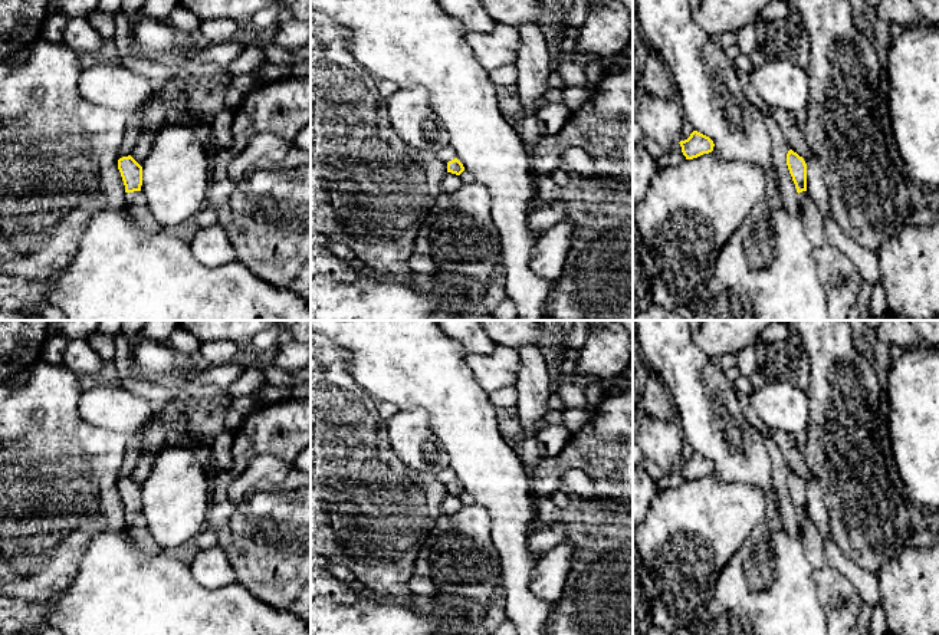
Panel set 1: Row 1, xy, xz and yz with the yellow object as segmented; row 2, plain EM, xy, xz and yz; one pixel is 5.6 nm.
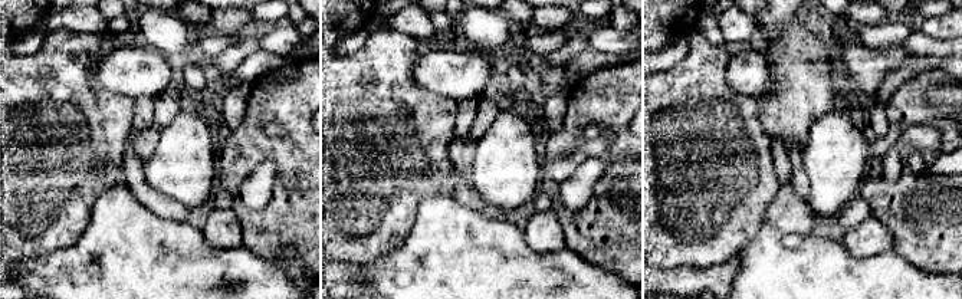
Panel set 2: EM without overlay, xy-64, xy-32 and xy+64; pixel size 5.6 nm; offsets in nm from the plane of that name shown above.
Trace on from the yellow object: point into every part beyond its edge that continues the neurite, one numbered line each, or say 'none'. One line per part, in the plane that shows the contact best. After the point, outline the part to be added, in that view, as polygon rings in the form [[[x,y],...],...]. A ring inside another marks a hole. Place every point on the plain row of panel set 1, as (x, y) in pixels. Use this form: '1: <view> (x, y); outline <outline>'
1: xy (137, 532); outline [[[141,513],[125,514],[127,529],[125,536],[145,557],[154,557],[161,553],[161,547],[150,533]]]

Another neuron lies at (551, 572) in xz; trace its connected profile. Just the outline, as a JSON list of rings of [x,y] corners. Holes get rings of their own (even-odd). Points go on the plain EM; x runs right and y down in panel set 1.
[[[559,543],[544,555],[532,575],[531,590],[535,596],[555,603],[562,596],[564,586],[571,573],[574,560],[574,547],[568,543]]]

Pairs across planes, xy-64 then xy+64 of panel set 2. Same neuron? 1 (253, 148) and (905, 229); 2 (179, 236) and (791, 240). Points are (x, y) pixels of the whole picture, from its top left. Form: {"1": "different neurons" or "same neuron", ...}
{"1": "same neuron", "2": "different neurons"}

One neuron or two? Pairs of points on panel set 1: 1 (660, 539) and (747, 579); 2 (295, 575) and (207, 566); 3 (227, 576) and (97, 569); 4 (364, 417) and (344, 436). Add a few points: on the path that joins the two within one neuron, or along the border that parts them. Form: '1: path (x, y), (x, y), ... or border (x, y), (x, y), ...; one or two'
1: border (744, 542), (721, 572), (715, 595), (711, 601); two
2: border (216, 545), (223, 550), (237, 581); two
3: border (187, 566), (191, 576), (203, 586), (225, 586); two
4: path (360, 421), (348, 433); one

